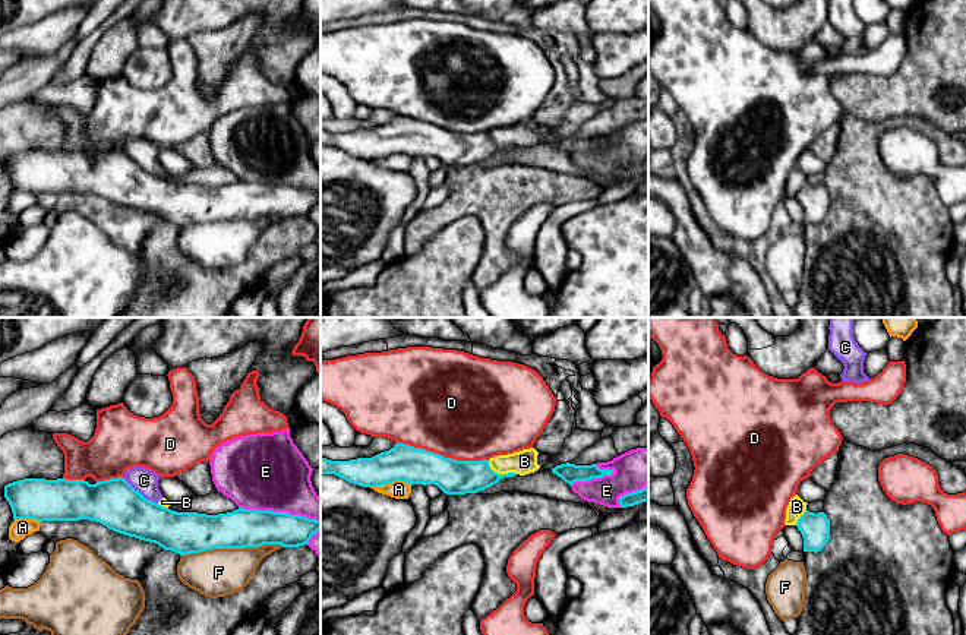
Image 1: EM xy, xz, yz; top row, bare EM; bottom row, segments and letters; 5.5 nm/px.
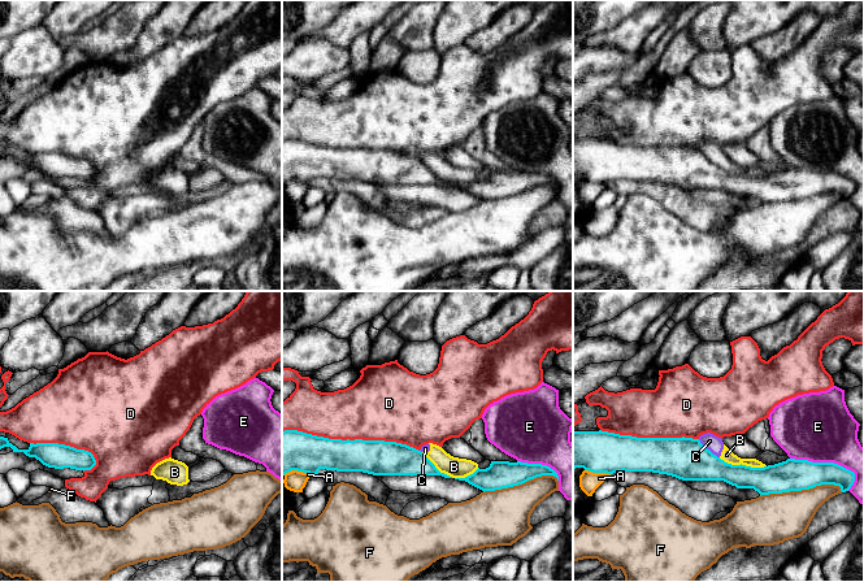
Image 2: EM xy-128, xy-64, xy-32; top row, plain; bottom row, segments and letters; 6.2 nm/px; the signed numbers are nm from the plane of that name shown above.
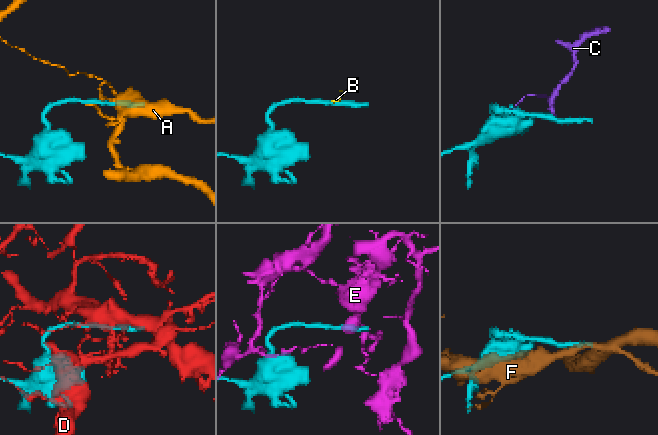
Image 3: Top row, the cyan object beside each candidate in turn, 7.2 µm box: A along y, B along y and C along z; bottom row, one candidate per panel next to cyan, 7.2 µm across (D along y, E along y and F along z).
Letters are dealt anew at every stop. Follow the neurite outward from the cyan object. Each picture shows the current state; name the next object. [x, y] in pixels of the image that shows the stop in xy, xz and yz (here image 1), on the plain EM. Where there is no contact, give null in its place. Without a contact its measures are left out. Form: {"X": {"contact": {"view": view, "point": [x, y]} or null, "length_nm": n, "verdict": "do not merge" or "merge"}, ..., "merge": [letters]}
{"A": {"contact": {"view": "xz", "point": [391, 154]}, "length_nm": 240, "verdict": "do not merge"}, "B": {"contact": {"view": "xz", "point": [501, 147]}, "length_nm": 180, "verdict": "do not merge"}, "C": {"contact": {"view": "xy", "point": [139, 166]}, "length_nm": 240, "verdict": "do not merge"}, "D": {"contact": {"view": "xz", "point": [441, 128]}, "length_nm": 500, "verdict": "do not merge"}, "E": {"contact": {"view": "xy", "point": [280, 185]}, "length_nm": 460, "verdict": "do not merge"}, "F": {"contact": {"view": "xy", "point": [231, 220]}, "length_nm": 550, "verdict": "do not merge"}, "merge": []}

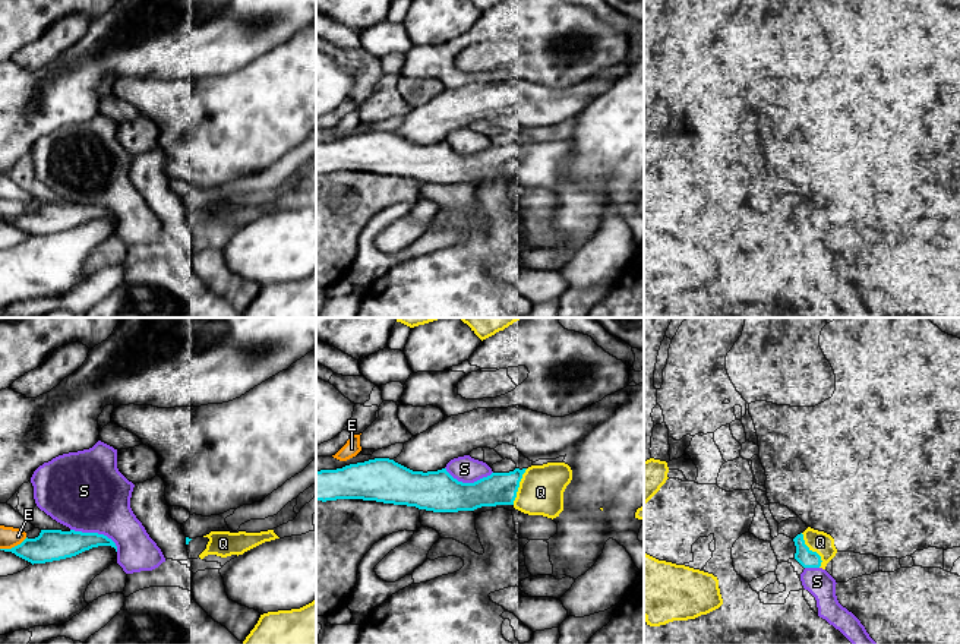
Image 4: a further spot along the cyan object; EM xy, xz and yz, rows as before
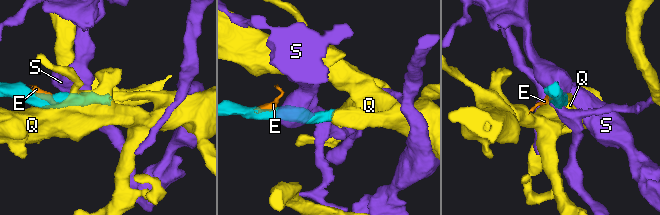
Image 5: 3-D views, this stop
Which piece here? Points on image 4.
{"E": {"contact": {"view": "xy", "point": [15, 218]}, "length_nm": 170, "verdict": "do not merge"}, "Q": {"contact": {"view": "yz", "point": [811, 223]}, "length_nm": 220, "verdict": "merge"}, "S": {"contact": {"view": "xy", "point": [97, 205]}, "length_nm": 300, "verdict": "do not merge"}, "merge": ["Q"]}

